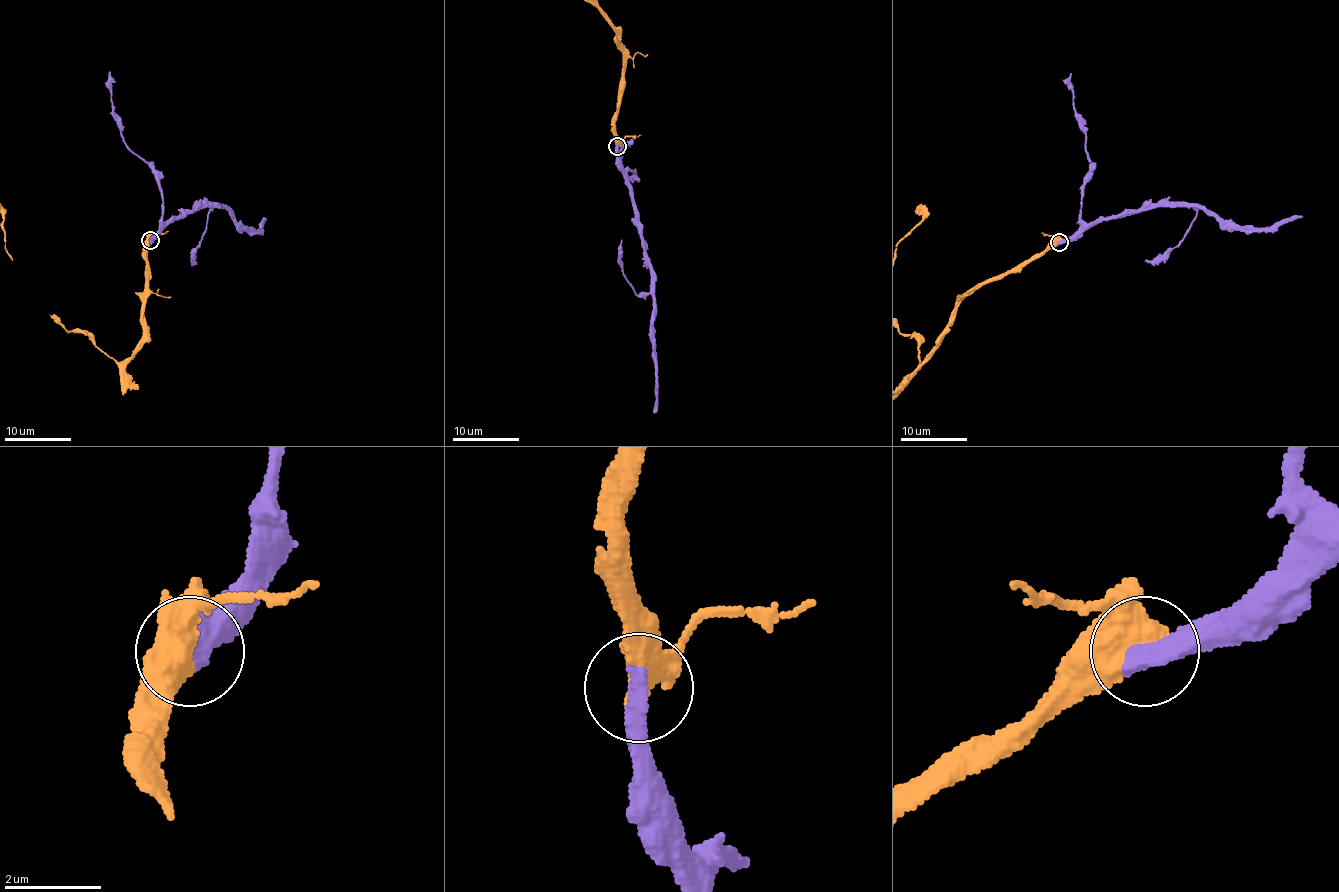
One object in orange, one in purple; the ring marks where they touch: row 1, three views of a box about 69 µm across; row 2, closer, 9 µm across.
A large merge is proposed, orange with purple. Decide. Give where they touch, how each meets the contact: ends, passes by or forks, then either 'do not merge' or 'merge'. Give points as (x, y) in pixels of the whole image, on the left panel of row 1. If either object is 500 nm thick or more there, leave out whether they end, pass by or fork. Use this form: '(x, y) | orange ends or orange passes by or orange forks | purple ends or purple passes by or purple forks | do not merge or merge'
(150, 240) | orange forks | purple ends | merge

